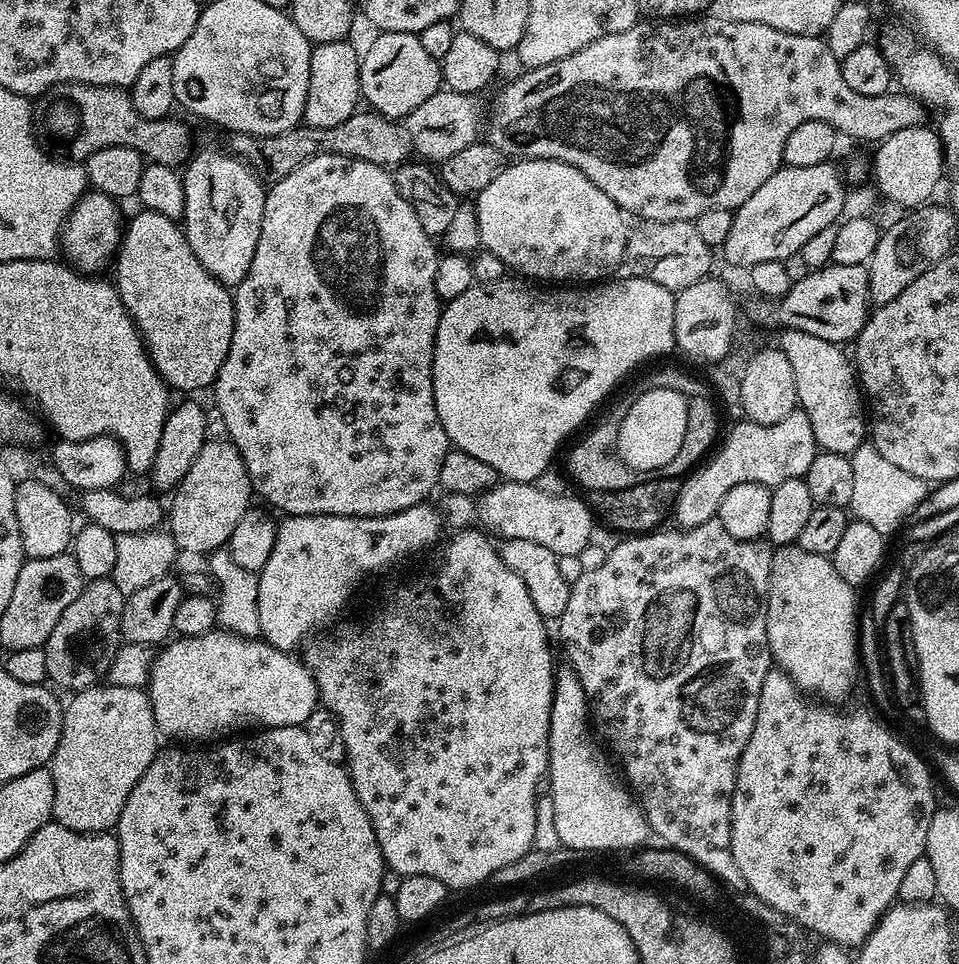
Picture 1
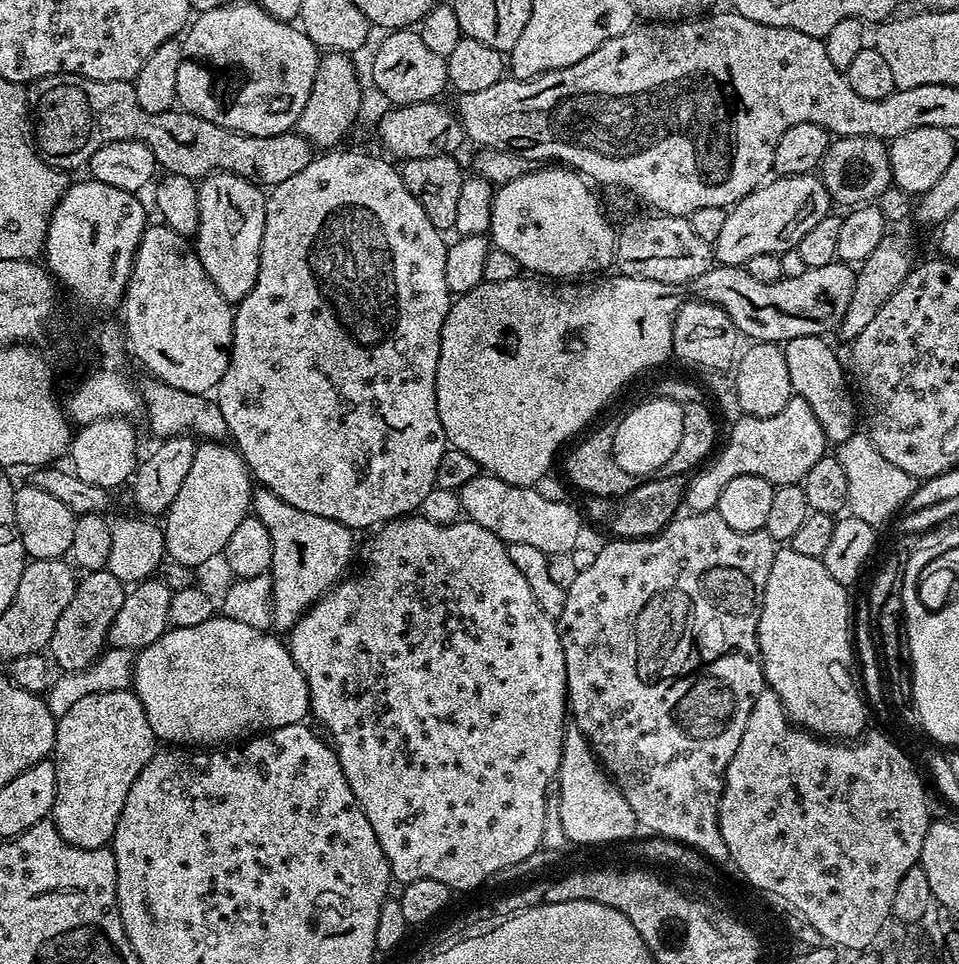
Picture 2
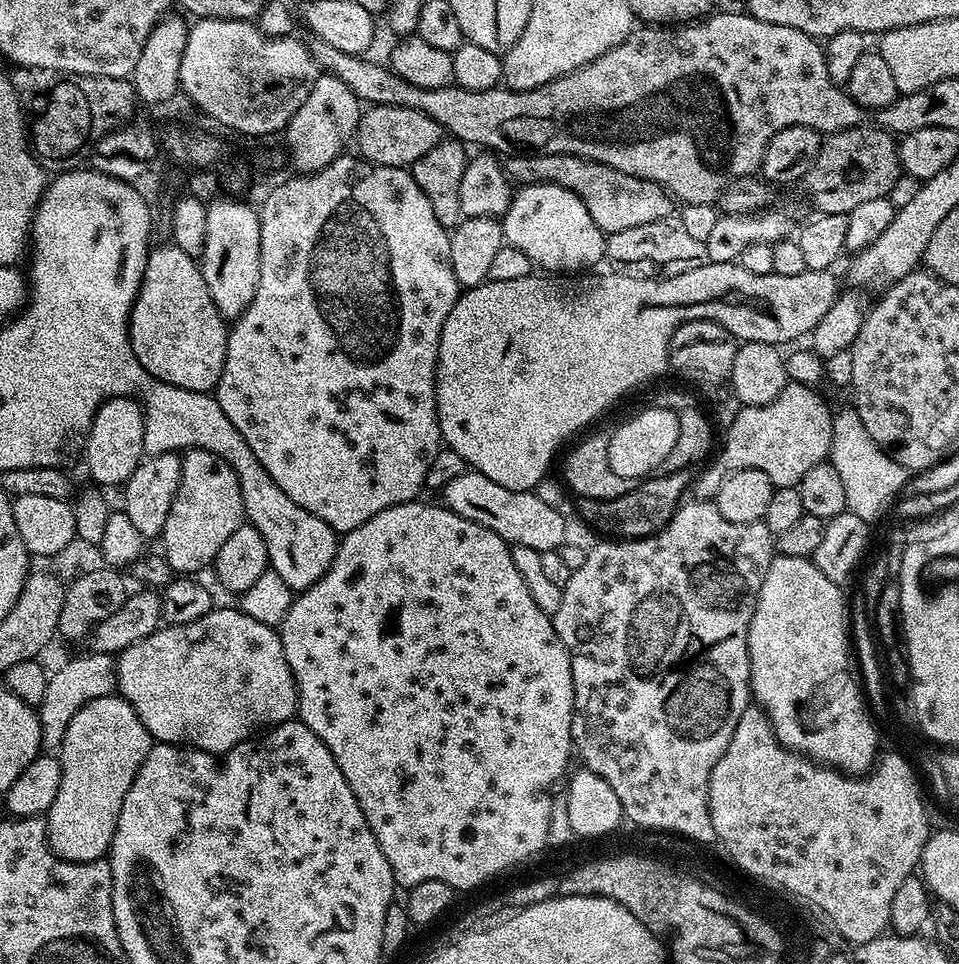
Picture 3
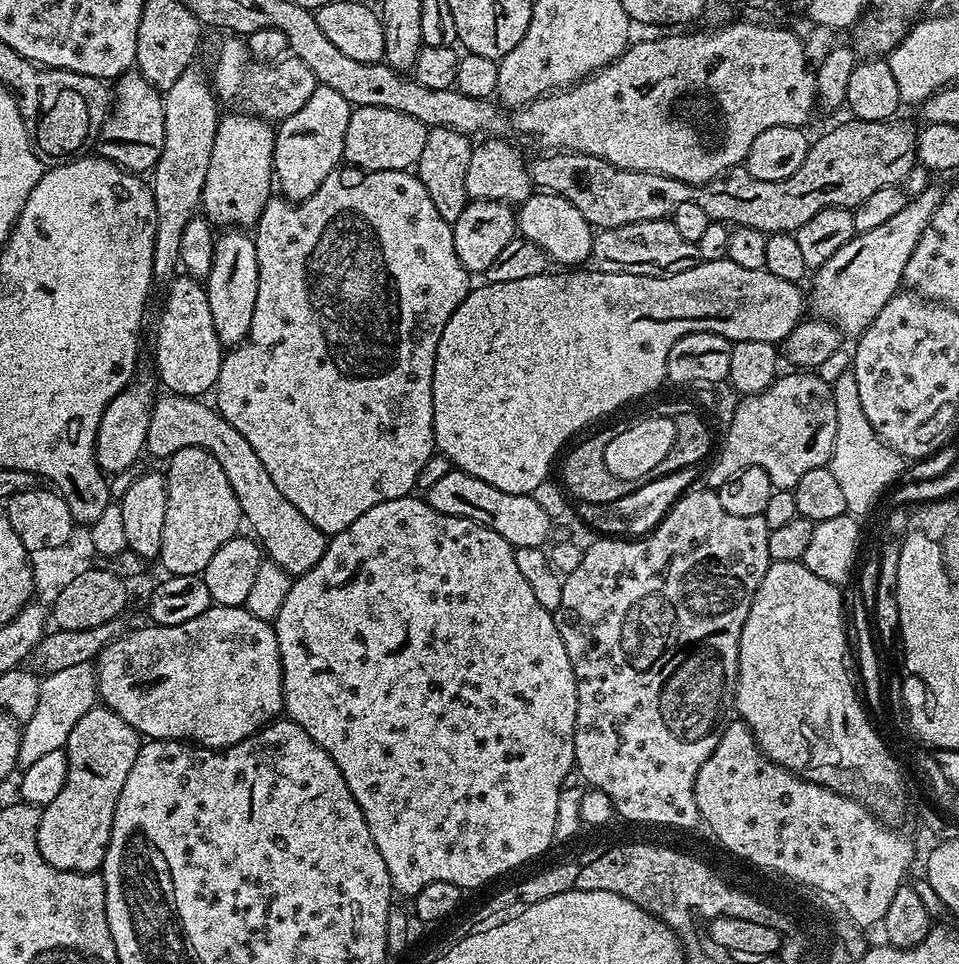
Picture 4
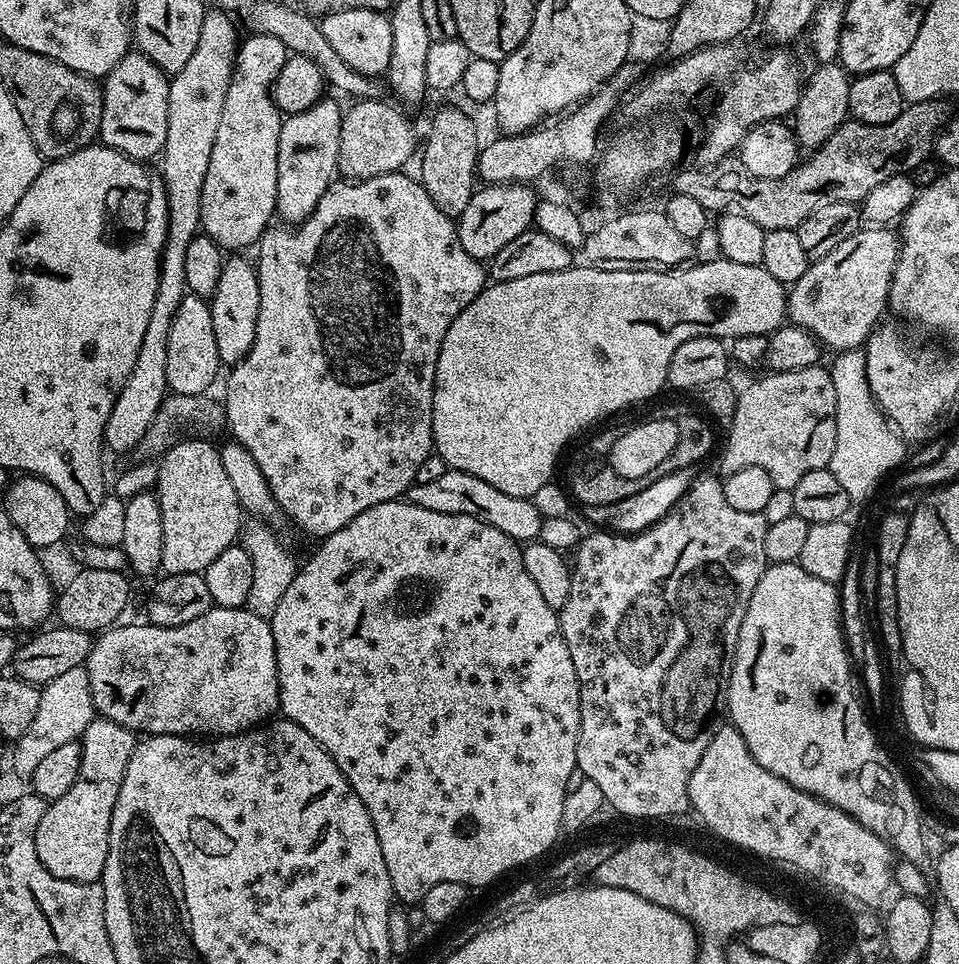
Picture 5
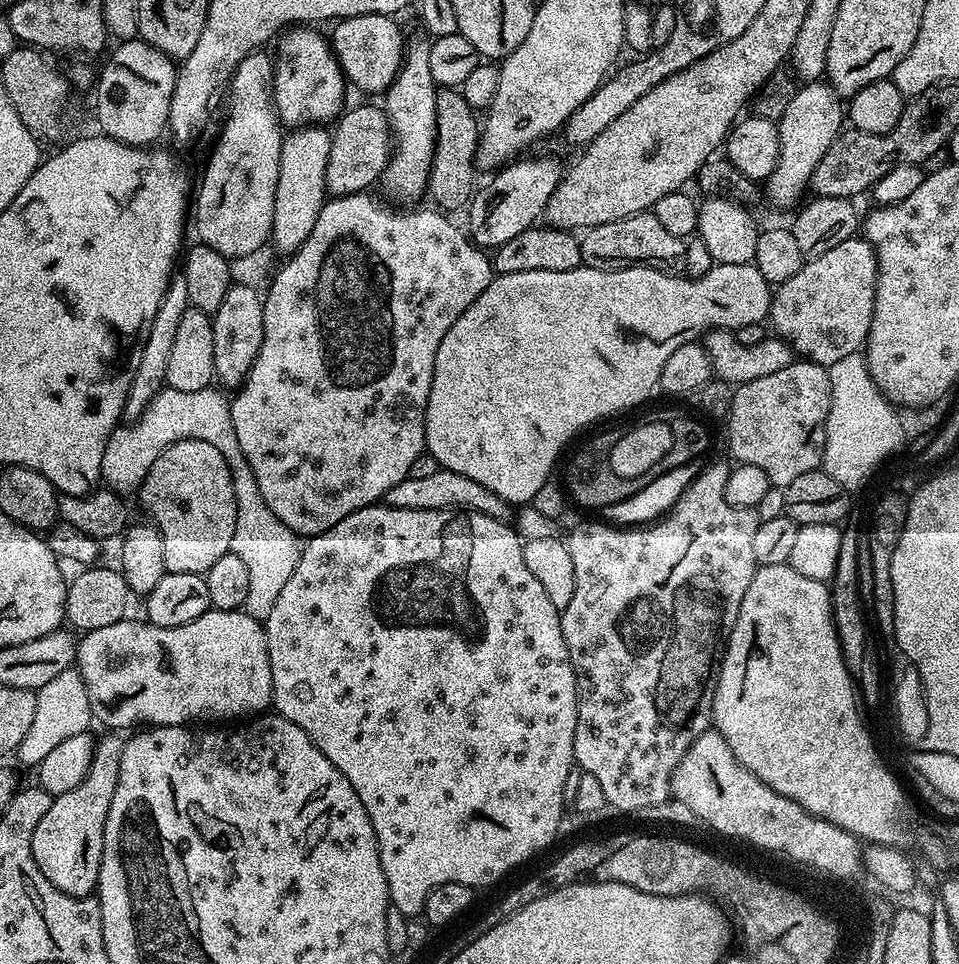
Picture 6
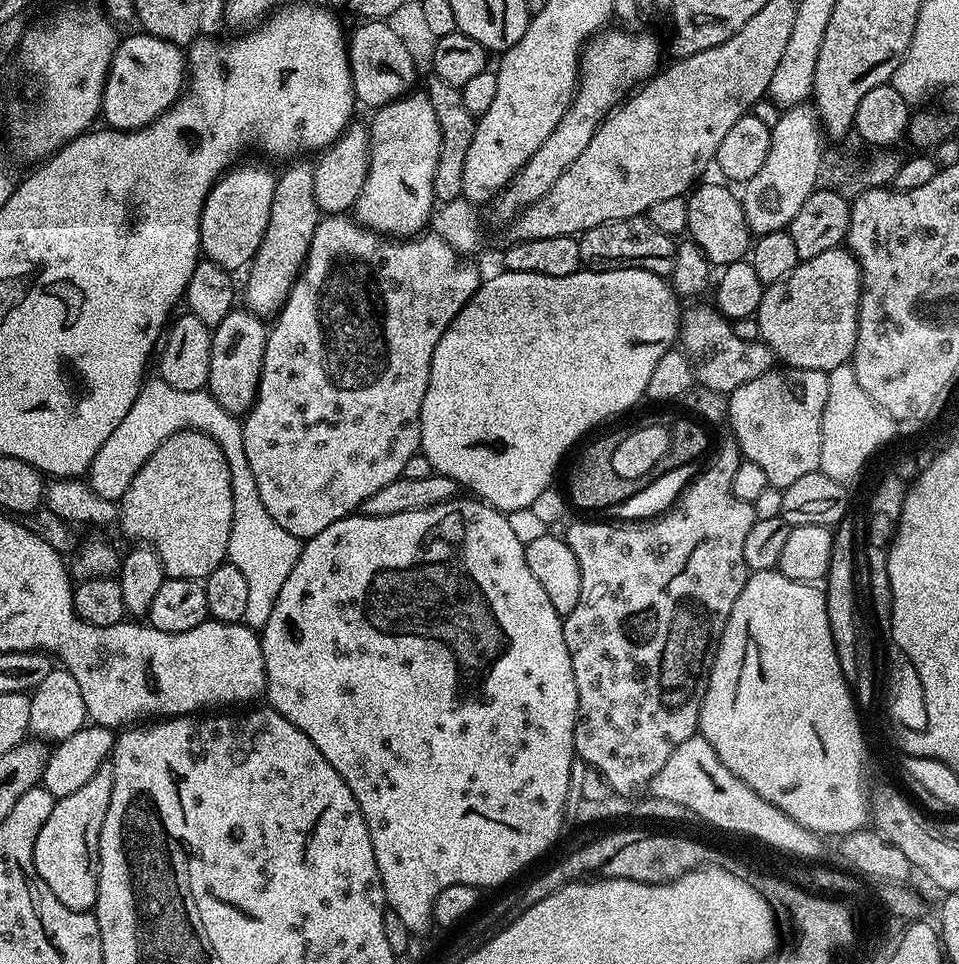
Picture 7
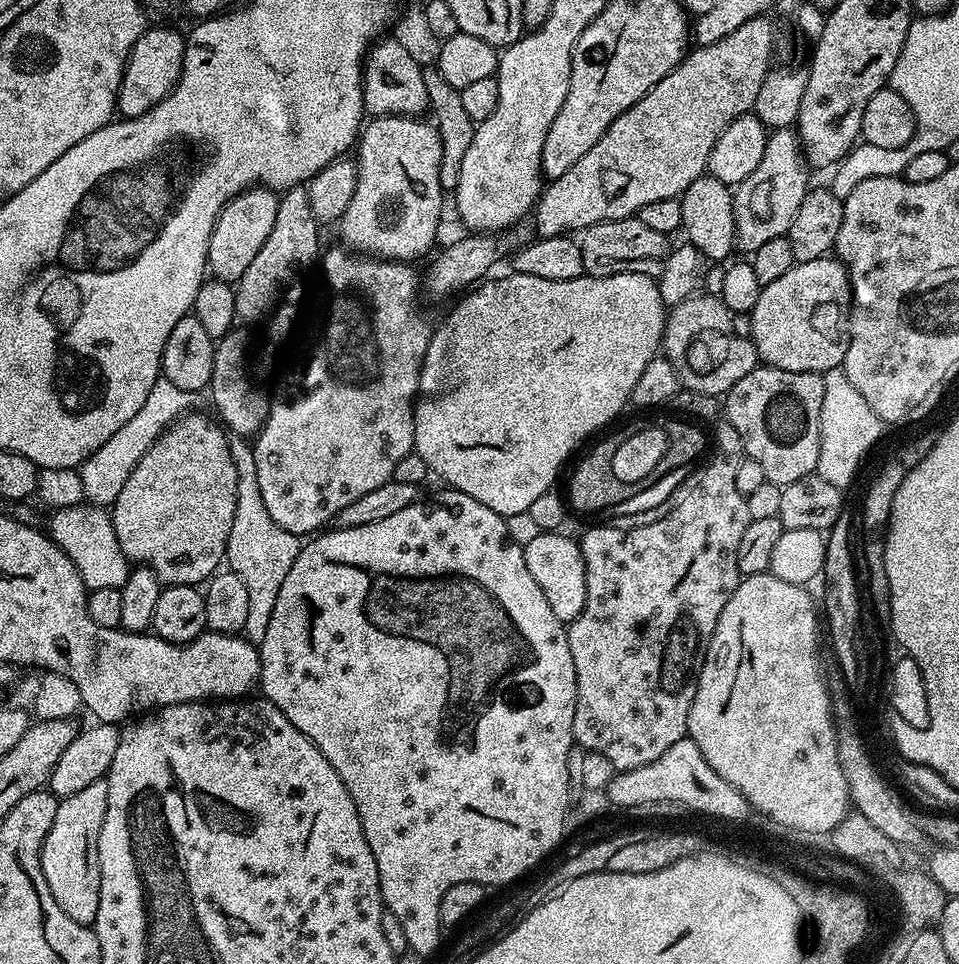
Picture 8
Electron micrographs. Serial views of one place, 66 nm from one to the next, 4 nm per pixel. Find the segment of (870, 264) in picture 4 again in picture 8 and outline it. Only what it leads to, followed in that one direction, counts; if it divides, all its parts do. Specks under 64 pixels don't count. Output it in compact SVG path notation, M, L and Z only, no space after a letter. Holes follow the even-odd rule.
M831 255L822 258L814 258L814 262L802 262L801 264L793 264L790 270L786 270L786 274L782 274L782 278L778 278L774 282L763 285L760 289L760 297L758 302L751 310L752 314L752 345L756 347L756 355L769 368L781 368L782 370L790 370L791 372L818 372L825 373L831 368L838 368L843 365L846 358L846 350L850 342L850 318L852 317L852 283L848 280L848 272L839 260Z

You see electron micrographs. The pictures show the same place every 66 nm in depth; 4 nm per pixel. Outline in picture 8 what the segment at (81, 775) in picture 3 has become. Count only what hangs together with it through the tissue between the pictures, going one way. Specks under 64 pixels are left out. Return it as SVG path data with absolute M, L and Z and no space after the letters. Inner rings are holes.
M107 779L90 782L78 794L70 794L60 800L58 814L54 814L54 826L40 847L40 865L54 894L54 902L62 906L66 918L74 918L79 924L95 925L100 897L100 867L98 866L98 838L106 814L108 797Z

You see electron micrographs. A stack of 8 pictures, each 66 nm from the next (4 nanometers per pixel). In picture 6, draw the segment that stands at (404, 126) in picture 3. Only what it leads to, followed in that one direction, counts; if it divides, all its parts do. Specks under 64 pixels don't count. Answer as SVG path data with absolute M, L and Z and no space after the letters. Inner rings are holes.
M360 104L346 112L335 121L336 129L330 132L330 156L324 167L324 186L329 197L368 192L371 184L381 179L392 154L392 133L388 130L388 116L383 107Z

